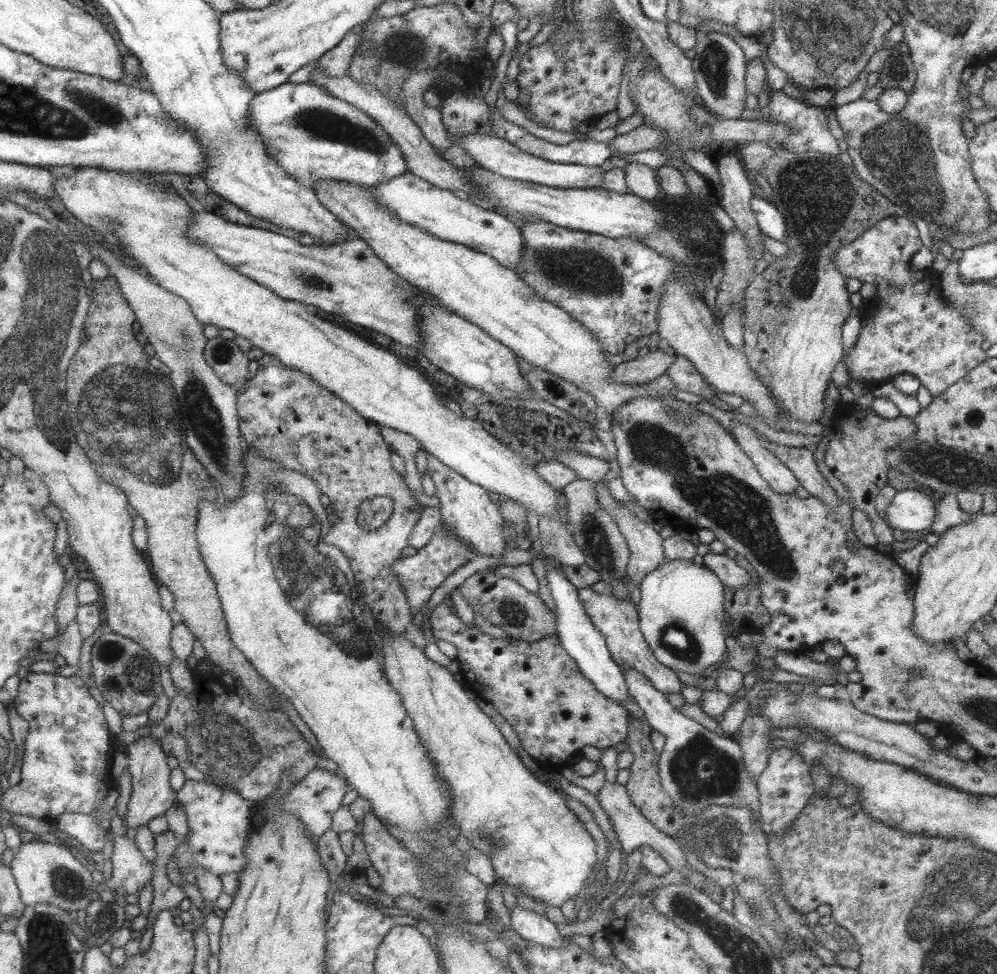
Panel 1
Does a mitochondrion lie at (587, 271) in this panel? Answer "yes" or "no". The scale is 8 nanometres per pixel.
yes

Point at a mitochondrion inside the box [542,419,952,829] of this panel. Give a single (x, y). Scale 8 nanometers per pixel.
(734, 505)

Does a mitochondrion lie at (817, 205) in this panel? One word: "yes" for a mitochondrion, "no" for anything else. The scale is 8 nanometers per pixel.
yes

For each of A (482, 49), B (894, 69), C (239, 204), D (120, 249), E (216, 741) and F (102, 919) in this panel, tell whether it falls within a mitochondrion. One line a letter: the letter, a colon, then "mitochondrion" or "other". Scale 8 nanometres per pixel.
A: other
B: mitochondrion
C: other
D: other
E: mitochondrion
F: mitochondrion

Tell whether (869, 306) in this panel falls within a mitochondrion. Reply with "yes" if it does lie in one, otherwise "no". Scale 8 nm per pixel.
no

